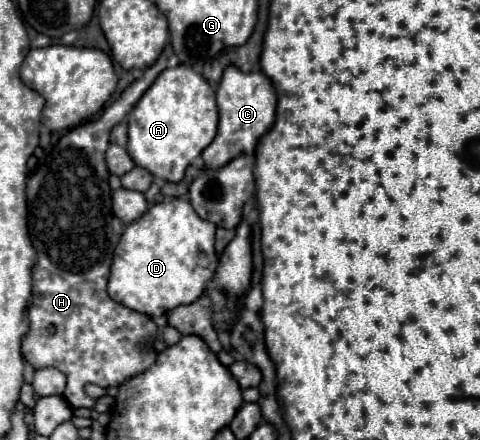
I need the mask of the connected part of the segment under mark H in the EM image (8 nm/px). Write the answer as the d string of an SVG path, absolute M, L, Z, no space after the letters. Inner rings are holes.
M168 44L168 46L164 48L164 52L160 54L160 58L158 58L150 68L144 70L142 78L134 80L134 82L122 92L122 96L120 96L112 106L108 106L108 108L104 110L104 114L102 114L98 120L90 120L90 122L80 124L80 126L72 128L70 132L66 132L66 134L58 140L58 144L52 148L52 160L46 162L46 164L42 164L40 168L36 168L36 170L30 174L30 178L28 178L28 192L30 192L30 194L28 194L28 228L30 228L32 246L34 246L34 250L36 250L36 264L32 266L32 304L30 304L30 308L28 308L28 322L30 322L30 328L28 328L28 332L24 334L24 338L22 338L20 350L22 350L22 356L24 356L34 368L56 366L60 372L66 374L68 386L66 386L66 390L64 390L64 398L66 398L66 402L68 402L72 408L92 408L92 406L94 406L94 400L92 400L90 396L86 396L86 392L84 392L84 386L86 386L86 384L98 384L98 386L102 386L102 388L120 386L120 382L124 382L124 380L130 378L132 374L144 372L144 370L146 370L148 366L152 366L152 362L156 360L156 350L154 350L152 344L154 344L154 338L156 338L156 330L158 330L158 328L156 328L154 320L152 320L150 316L142 314L142 312L134 312L134 310L130 310L130 308L126 308L126 306L114 302L114 300L108 296L108 292L106 292L106 282L108 282L110 264L112 264L112 250L114 250L116 242L120 240L122 222L112 214L112 194L110 194L110 186L108 186L108 176L110 176L110 174L108 174L108 168L106 168L106 162L104 162L104 150L108 148L110 130L112 130L118 122L122 122L122 120L126 118L126 114L132 110L132 106L140 100L140 94L144 94L144 90L148 90L148 86L156 80L156 76L160 74L160 70L166 68L166 64L168 64L168 54L170 54L170 52L172 52L172 48L170 48L170 44ZM50 326L56 328L54 334L48 330Z

